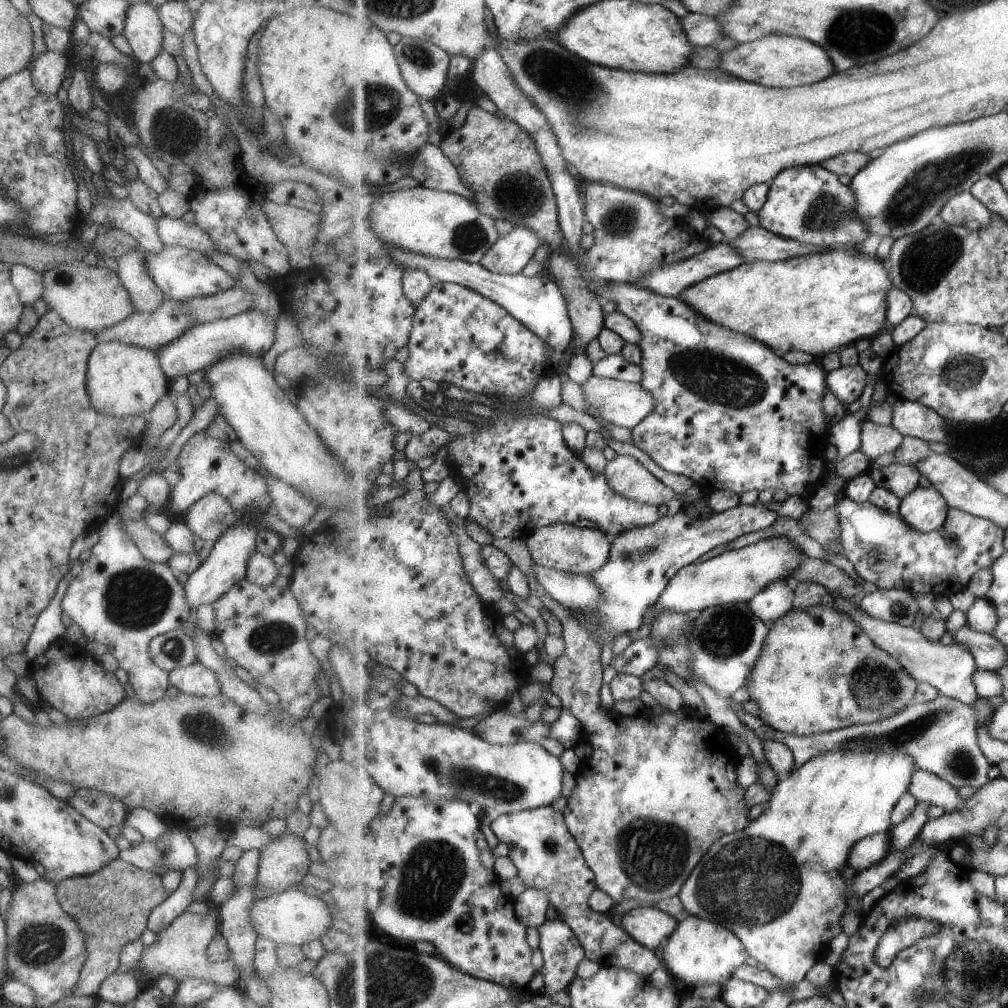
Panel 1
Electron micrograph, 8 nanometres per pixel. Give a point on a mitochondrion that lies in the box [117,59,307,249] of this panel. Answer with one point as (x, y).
(176, 133)

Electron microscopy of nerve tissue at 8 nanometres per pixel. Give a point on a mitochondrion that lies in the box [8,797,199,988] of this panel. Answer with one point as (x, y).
(38, 944)

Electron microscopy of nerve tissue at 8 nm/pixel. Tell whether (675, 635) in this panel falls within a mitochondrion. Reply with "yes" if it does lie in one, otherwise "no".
yes

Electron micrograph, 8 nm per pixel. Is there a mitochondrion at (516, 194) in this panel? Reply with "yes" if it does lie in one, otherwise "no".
yes

